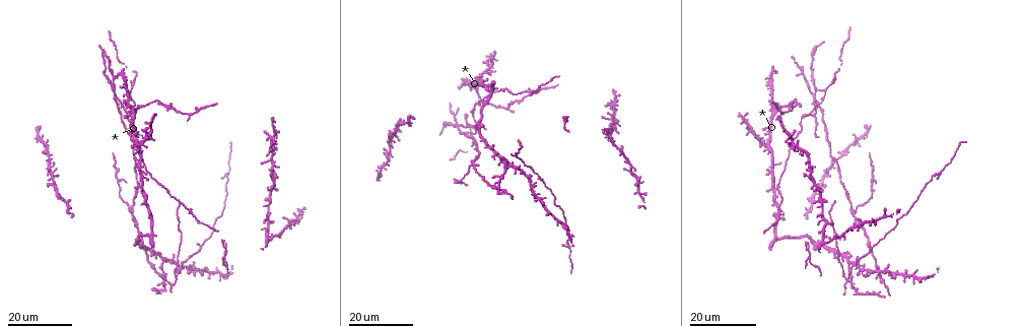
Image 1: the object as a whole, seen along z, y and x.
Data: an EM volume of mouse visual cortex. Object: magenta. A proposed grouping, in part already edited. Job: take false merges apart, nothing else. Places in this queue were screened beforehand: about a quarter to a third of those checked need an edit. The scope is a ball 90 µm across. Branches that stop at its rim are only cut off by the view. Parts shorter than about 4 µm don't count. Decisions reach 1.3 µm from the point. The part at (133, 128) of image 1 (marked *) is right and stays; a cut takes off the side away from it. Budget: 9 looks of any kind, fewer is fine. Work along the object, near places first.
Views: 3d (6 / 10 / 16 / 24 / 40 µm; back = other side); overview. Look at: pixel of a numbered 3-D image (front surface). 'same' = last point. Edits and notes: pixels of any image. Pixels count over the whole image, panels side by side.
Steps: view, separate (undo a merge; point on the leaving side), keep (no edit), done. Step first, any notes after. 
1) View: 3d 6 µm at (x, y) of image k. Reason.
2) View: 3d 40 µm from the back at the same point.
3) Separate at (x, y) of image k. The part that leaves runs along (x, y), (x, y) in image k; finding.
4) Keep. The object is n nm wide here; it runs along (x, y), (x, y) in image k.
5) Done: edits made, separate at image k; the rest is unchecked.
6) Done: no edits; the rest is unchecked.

View: 3d 16 µm at (569, 247) of image 1. Thick turns thin.

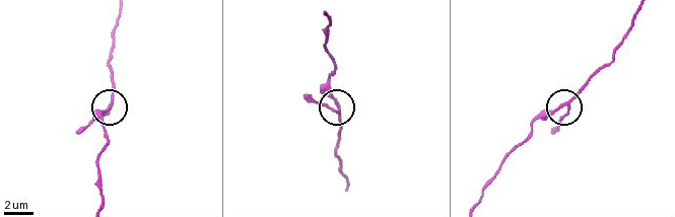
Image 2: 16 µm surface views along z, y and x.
View: 3d 6 µm at (108, 105) of image 2. Closer look.

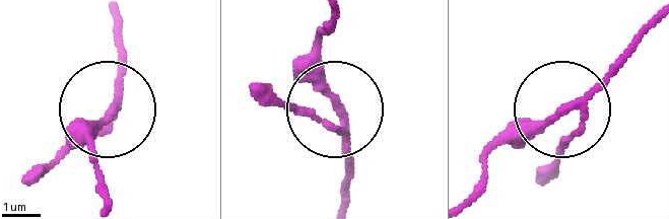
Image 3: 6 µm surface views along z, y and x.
Keep. 3 arms meet here; it runs along (469, 193), (491, 154), (598, 86), (633, 51) in image 3; all the same neuron.

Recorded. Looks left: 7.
View: 3d 24 µm at (454, 125) of image 1. Three arms meet.

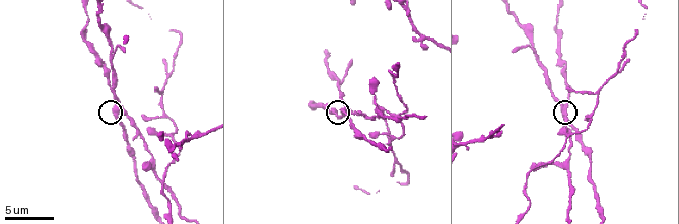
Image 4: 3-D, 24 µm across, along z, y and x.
View: 3d 6 µm at (345, 109) of image 4.

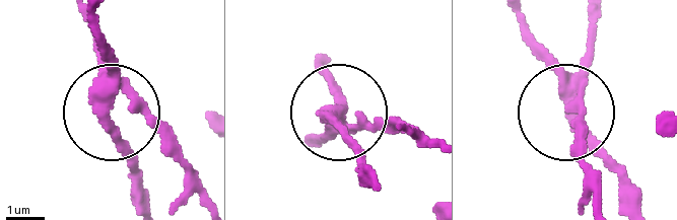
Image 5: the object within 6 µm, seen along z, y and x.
Separate at (98, 49) of image 5. 3 arms meet here; a second neuron is stuck on.

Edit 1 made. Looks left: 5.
View: 3d 10 µm at (169, 132) of image 4. Arms part here.

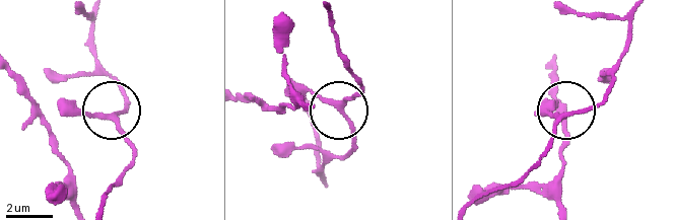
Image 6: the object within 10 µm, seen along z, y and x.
View: 3d 6 µm at (339, 113) of image 6.

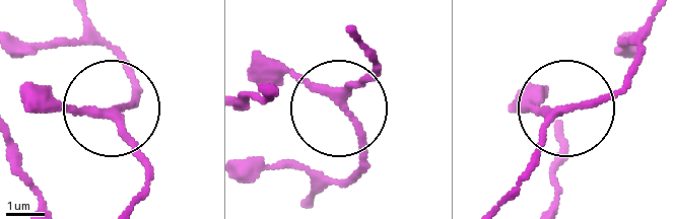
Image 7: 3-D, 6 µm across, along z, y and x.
Keep. The object is 180 nm wide here; it runs along (491, 205), (562, 112), (514, 107) in image 7; continuous, no second neuron.

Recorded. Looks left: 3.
View: 3d 24 µm at (163, 261) of image 1. Two arms at a narrow angle.

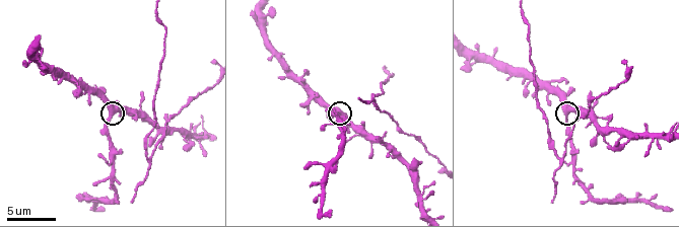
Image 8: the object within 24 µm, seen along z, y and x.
View: 3d 10 µm at (116, 112) of image 8. Zoom in.

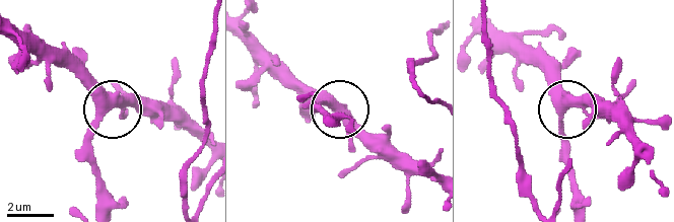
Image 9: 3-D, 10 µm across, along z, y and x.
View: 3d 6 µm at (336, 108) of image 9. Zoom in.

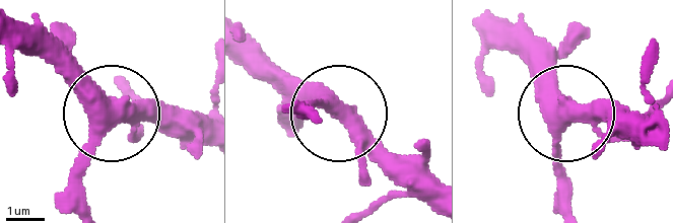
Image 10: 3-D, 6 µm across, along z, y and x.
Keep. It runs along (484, 24), (523, 60), (558, 118), (562, 193) in image 10; continuous, no second neuron.

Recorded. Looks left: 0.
Done: edits made, separate at image 5; the rest is unchecked.

